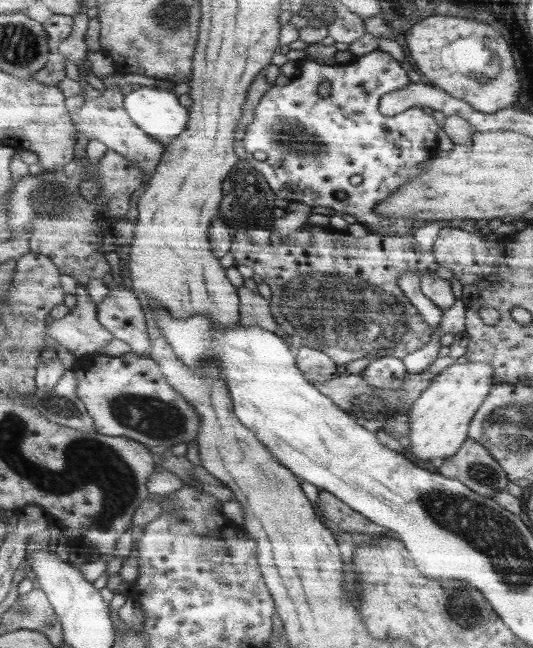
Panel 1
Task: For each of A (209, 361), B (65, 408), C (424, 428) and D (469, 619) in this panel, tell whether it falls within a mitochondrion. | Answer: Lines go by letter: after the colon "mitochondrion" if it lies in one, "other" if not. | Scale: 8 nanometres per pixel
A: other
B: mitochondrion
C: other
D: mitochondrion

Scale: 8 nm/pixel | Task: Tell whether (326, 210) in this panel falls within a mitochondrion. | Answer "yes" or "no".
no

